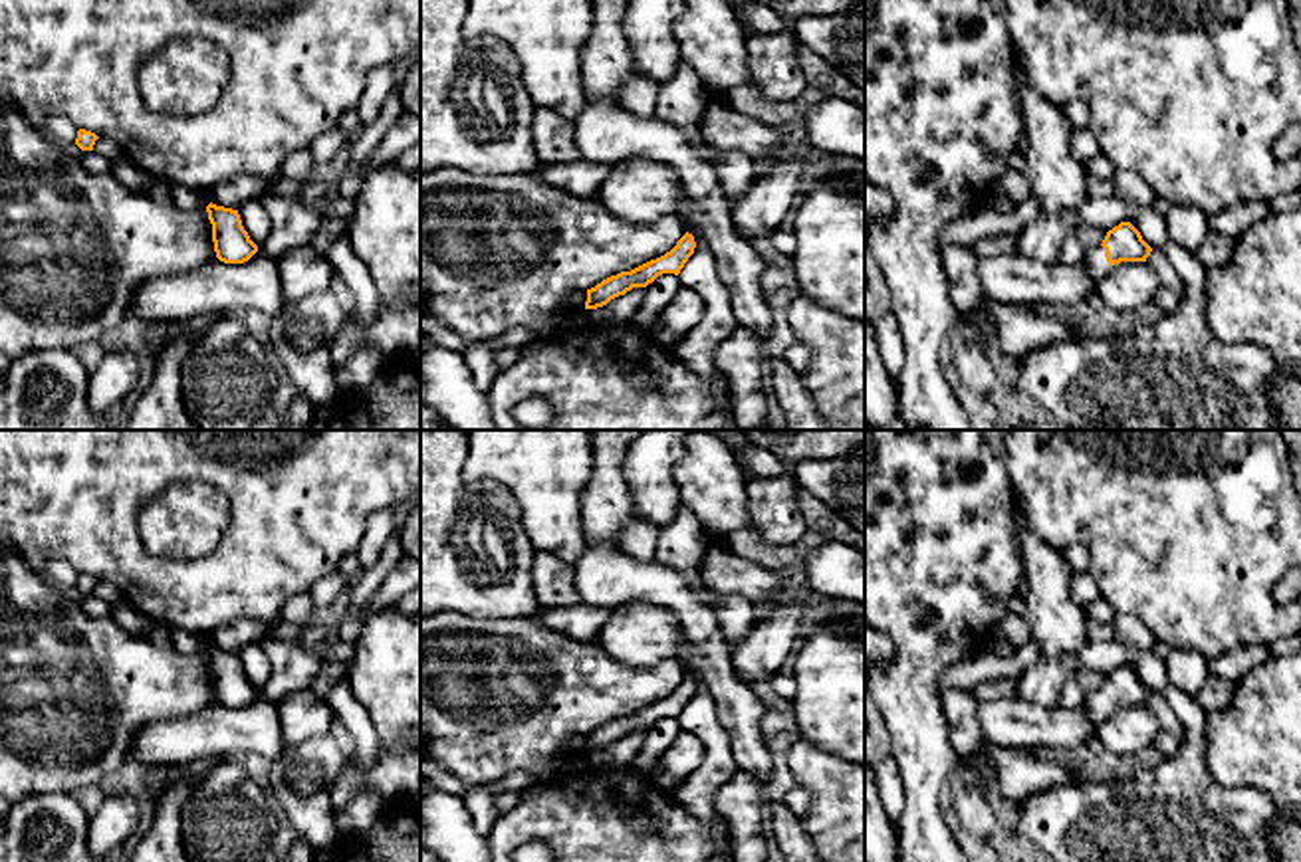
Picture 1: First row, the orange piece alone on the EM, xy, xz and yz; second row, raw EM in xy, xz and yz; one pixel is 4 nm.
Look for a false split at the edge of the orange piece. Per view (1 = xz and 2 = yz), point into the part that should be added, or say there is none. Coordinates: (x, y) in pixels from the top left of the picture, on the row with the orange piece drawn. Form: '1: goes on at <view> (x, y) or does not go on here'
1: does not go on here
2: goes on at yz (1095, 262)

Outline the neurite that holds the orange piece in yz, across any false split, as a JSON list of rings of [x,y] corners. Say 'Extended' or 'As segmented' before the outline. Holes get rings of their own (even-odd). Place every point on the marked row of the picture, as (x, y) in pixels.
Extended. [[[1121,222],[1107,232],[1103,244],[1085,256],[1085,268],[1095,283],[1107,275],[1109,268],[1121,262],[1146,262],[1152,248],[1142,240],[1130,222]]]

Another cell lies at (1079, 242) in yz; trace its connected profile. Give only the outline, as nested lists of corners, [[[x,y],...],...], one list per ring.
[[[1081,226],[1073,230],[1061,246],[1059,264],[1081,262],[1093,248],[1103,244],[1105,236],[1105,230],[1093,226]]]

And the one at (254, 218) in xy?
[[[260,200],[246,202],[238,208],[244,230],[250,240],[260,246],[270,232],[270,216]]]

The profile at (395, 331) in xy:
[[[403,293],[397,303],[383,303],[371,321],[347,315],[333,345],[331,361],[339,371],[359,347],[373,347],[387,359],[416,359],[420,353],[420,301]]]

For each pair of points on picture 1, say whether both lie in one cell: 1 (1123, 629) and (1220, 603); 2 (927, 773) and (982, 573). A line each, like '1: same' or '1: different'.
1: different
2: same

